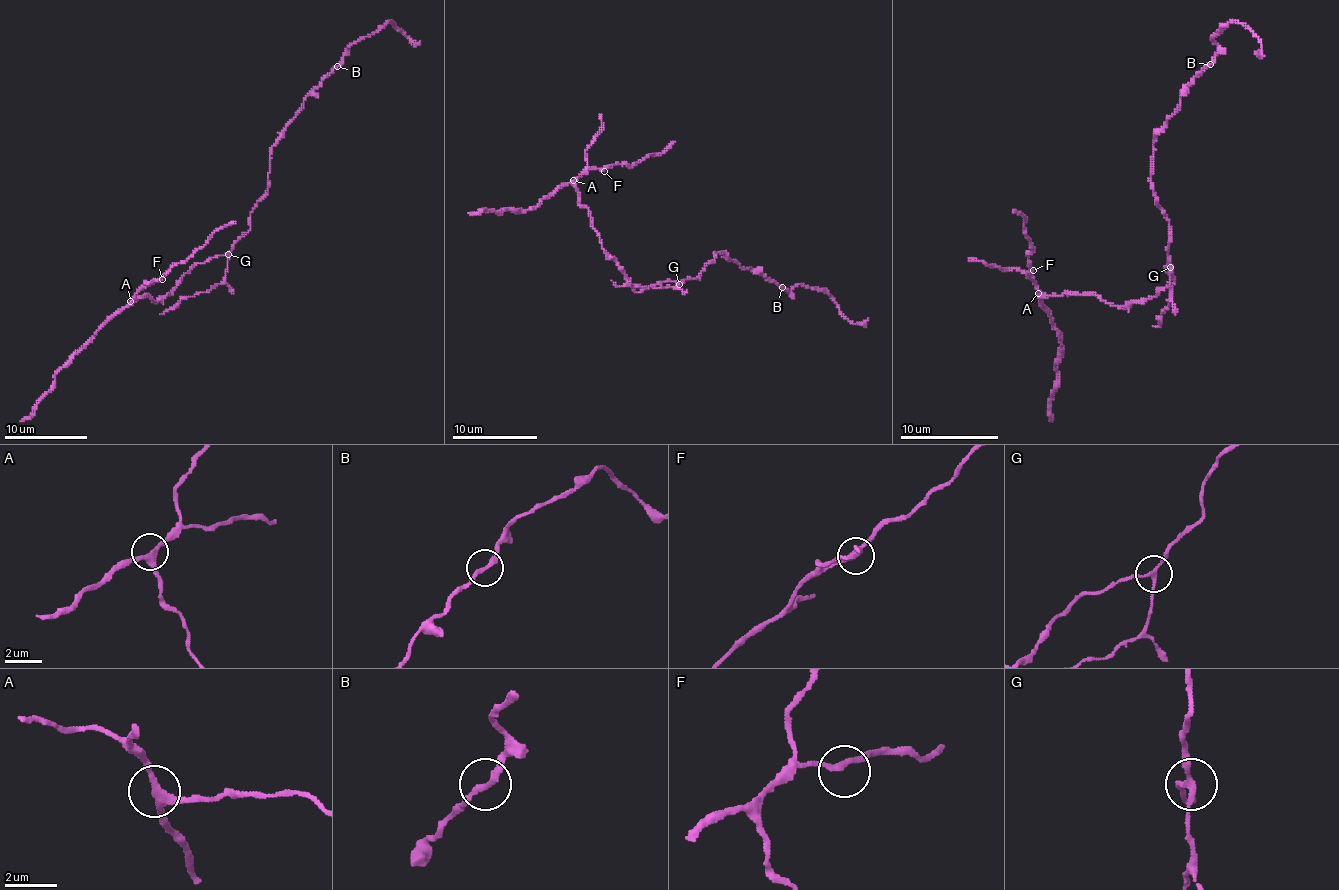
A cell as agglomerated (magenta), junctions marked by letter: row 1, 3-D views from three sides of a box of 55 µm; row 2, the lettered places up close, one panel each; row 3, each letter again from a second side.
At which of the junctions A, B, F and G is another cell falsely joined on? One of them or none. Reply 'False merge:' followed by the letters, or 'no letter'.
False merge: G

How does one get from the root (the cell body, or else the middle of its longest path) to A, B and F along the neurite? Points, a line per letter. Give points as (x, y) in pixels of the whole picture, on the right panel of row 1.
A: (1168, 259), (1166, 267), (1174, 283), (1154, 296), (1123, 307), (1111, 306), (1095, 295), (1038, 293)
B: (1168, 259), (1169, 220), (1157, 204), (1151, 181), (1153, 140), (1180, 103), (1180, 91), (1210, 64)
F: (1168, 259), (1174, 283), (1123, 307), (1095, 295), (1048, 296), (1029, 276), (1033, 270)

